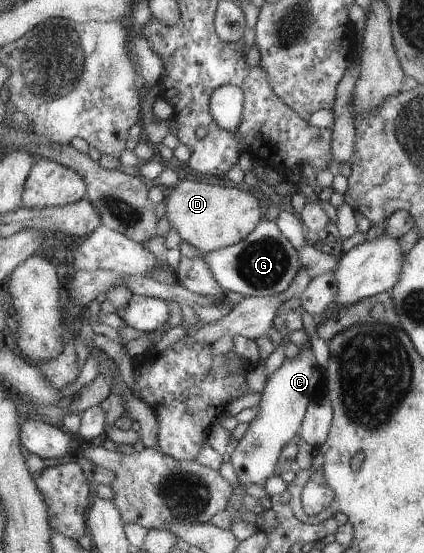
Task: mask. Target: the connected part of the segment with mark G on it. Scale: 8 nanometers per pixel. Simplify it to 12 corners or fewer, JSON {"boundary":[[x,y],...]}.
{"boundary":[[275,220],[204,254],[224,289],[286,291],[300,269]]}

